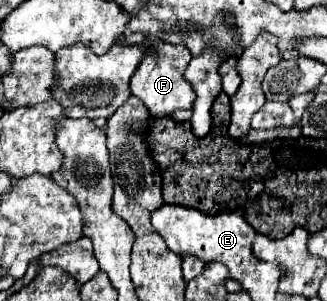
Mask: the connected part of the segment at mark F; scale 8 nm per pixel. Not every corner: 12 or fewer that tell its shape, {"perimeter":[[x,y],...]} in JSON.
{"perimeter":[[152,41],[130,79],[152,117],[190,109],[196,93],[184,79],[186,45]]}

